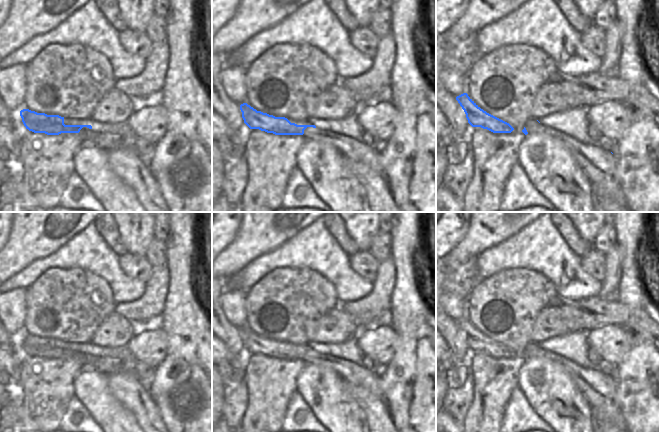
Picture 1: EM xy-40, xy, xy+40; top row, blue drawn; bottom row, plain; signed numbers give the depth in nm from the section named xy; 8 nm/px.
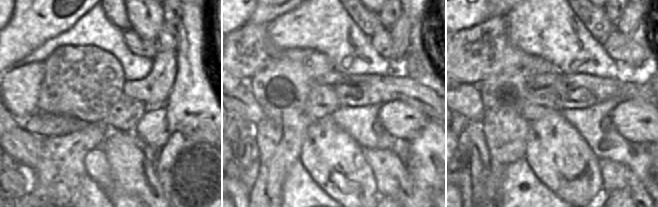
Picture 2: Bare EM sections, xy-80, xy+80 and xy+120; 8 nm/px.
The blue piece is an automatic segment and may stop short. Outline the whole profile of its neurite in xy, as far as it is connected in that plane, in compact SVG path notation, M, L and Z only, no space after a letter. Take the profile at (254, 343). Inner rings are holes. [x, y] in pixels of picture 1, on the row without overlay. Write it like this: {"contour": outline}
{"contour": "M247 327L241 328L240 334L244 347L250 353L259 353L275 359L302 359L306 363L327 367L341 375L349 384L363 387L383 399L379 374L362 365L333 355L317 353L315 349L297 349L285 341L275 341L257 335Z"}

